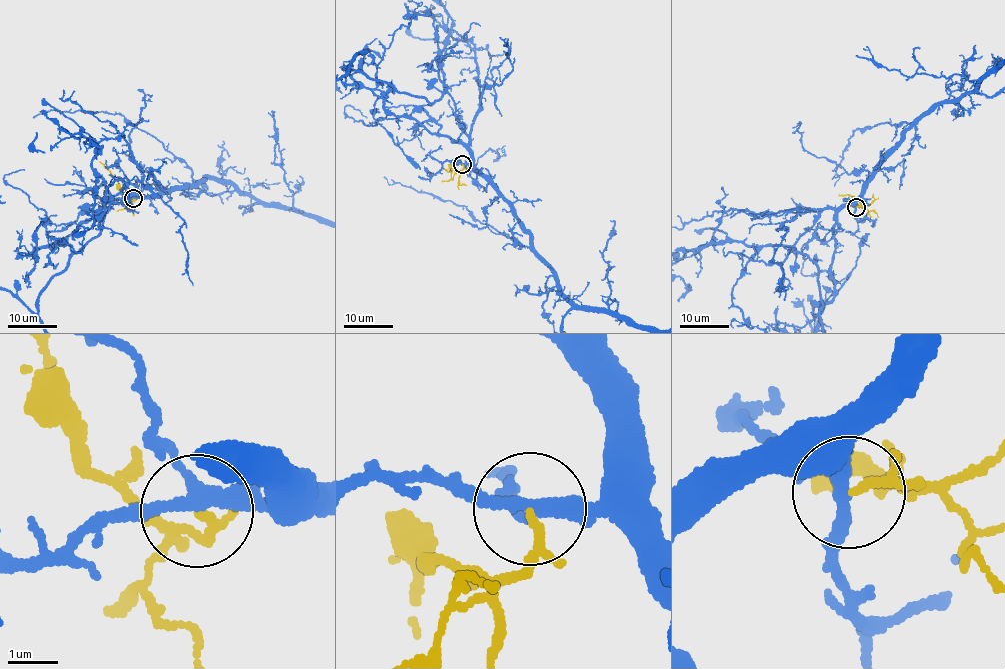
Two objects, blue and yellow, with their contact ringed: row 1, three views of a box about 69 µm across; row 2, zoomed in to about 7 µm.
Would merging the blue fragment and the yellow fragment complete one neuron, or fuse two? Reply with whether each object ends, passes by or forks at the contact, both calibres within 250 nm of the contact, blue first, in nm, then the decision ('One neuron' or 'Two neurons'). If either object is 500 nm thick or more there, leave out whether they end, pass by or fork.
At the ring blue forks. At the ring yellow passes by. Thickness 260 nm (blue) against 110 nm. Two neurons

